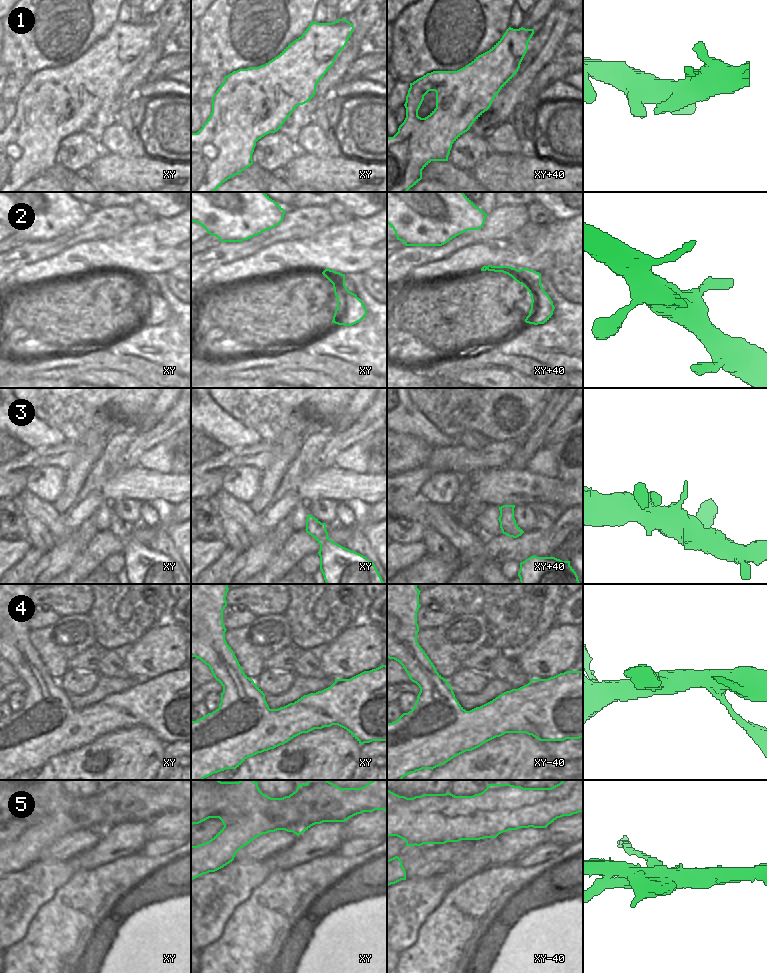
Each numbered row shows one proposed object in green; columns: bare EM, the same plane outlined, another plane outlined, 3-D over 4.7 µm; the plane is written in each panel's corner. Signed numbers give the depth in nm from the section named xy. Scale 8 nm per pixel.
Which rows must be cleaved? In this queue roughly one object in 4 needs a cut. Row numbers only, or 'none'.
5

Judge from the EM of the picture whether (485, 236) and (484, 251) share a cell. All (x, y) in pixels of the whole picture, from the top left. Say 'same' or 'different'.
different

